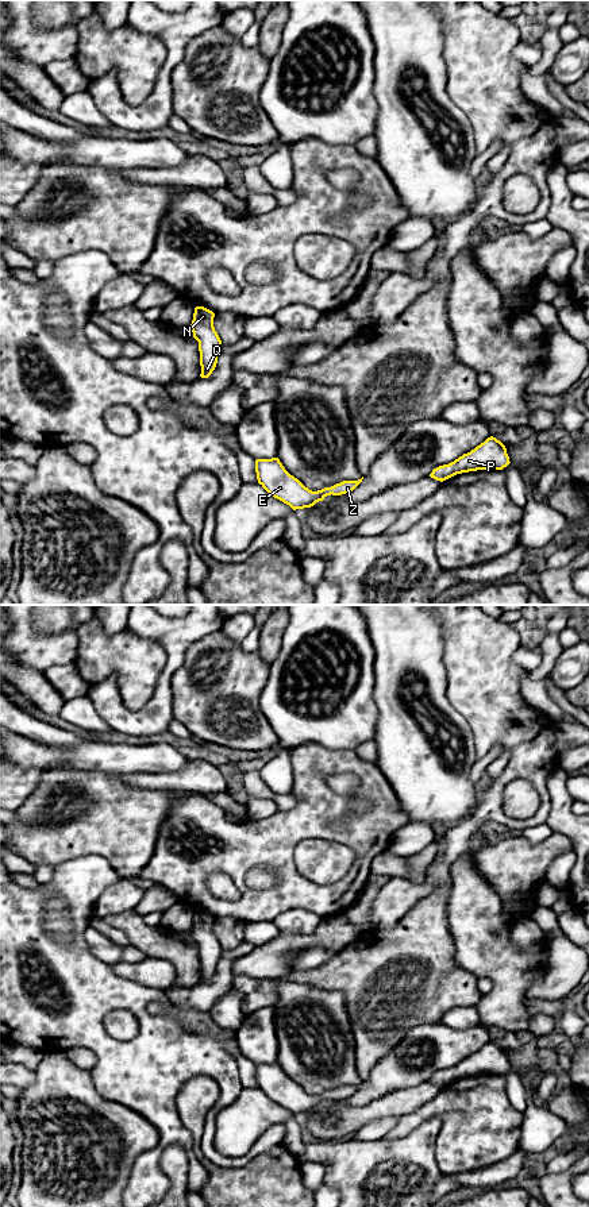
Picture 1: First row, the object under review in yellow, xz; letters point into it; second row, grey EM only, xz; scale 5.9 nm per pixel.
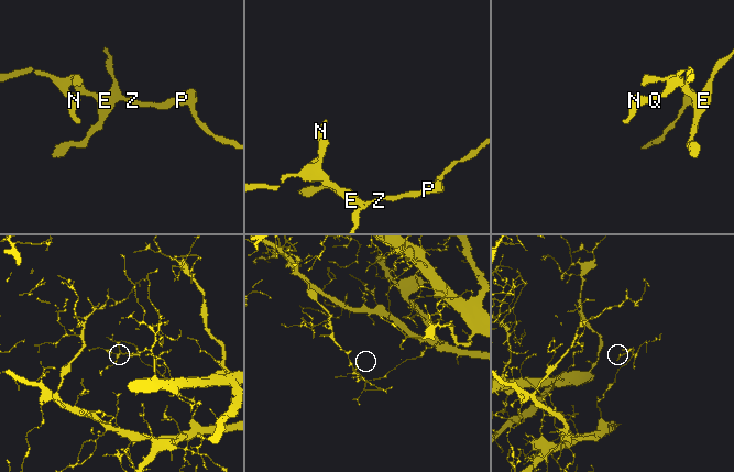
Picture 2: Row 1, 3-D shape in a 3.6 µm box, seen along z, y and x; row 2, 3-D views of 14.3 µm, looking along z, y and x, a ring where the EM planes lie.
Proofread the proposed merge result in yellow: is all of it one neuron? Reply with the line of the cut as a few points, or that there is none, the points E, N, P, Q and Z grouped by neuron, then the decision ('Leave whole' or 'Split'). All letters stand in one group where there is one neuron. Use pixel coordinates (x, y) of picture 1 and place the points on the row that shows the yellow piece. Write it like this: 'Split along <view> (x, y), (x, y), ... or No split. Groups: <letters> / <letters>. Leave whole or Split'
No split. Groups: E N P Q Z. Leave whole

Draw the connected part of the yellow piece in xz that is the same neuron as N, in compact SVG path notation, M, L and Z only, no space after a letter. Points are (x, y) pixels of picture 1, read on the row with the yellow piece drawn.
M196 306L190 329L199 342L201 378L208 378L222 354L222 340L213 327L215 313L204 306Z

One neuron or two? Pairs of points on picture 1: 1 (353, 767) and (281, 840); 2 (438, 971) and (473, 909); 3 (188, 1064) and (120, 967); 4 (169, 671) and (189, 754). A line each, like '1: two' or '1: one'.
1: one
2: two
3: two
4: two

